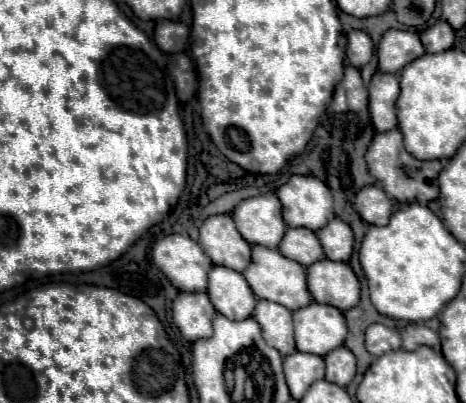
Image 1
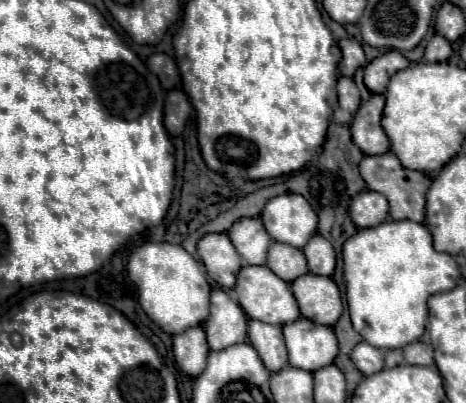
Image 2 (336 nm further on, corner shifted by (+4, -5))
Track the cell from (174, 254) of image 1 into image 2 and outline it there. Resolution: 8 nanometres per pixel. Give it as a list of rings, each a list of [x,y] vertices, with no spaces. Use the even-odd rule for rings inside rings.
[[[144,243],[128,257],[128,277],[138,289],[138,303],[142,311],[164,333],[176,335],[190,327],[202,325],[208,319],[208,301],[212,287],[206,279],[206,269],[182,245]]]

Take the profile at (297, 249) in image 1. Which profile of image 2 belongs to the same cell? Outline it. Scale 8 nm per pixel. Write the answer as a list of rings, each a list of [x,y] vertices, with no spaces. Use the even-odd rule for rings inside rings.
[[[272,243],[270,245],[270,271],[278,275],[282,281],[292,283],[296,277],[306,275],[306,257],[302,257],[300,249],[292,245]]]

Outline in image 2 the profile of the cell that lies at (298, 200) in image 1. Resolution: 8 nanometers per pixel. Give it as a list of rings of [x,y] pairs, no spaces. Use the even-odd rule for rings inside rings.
[[[284,193],[272,197],[260,215],[268,235],[278,241],[302,249],[306,241],[316,233],[318,217],[310,203],[296,193]]]

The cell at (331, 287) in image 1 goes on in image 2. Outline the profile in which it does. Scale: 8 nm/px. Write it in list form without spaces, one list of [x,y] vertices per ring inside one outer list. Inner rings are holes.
[[[306,273],[290,283],[290,287],[302,317],[328,327],[340,319],[344,305],[340,291],[330,277],[314,277],[312,273]]]

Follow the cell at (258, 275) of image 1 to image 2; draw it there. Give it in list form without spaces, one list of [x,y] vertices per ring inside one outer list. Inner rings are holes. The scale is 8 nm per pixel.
[[[256,265],[242,267],[234,287],[234,297],[250,319],[258,319],[270,325],[286,325],[300,319],[298,305],[294,301],[294,295],[290,293],[290,285],[286,285],[286,281],[282,281],[280,277],[274,277],[274,273],[270,273],[270,269],[266,267]]]

